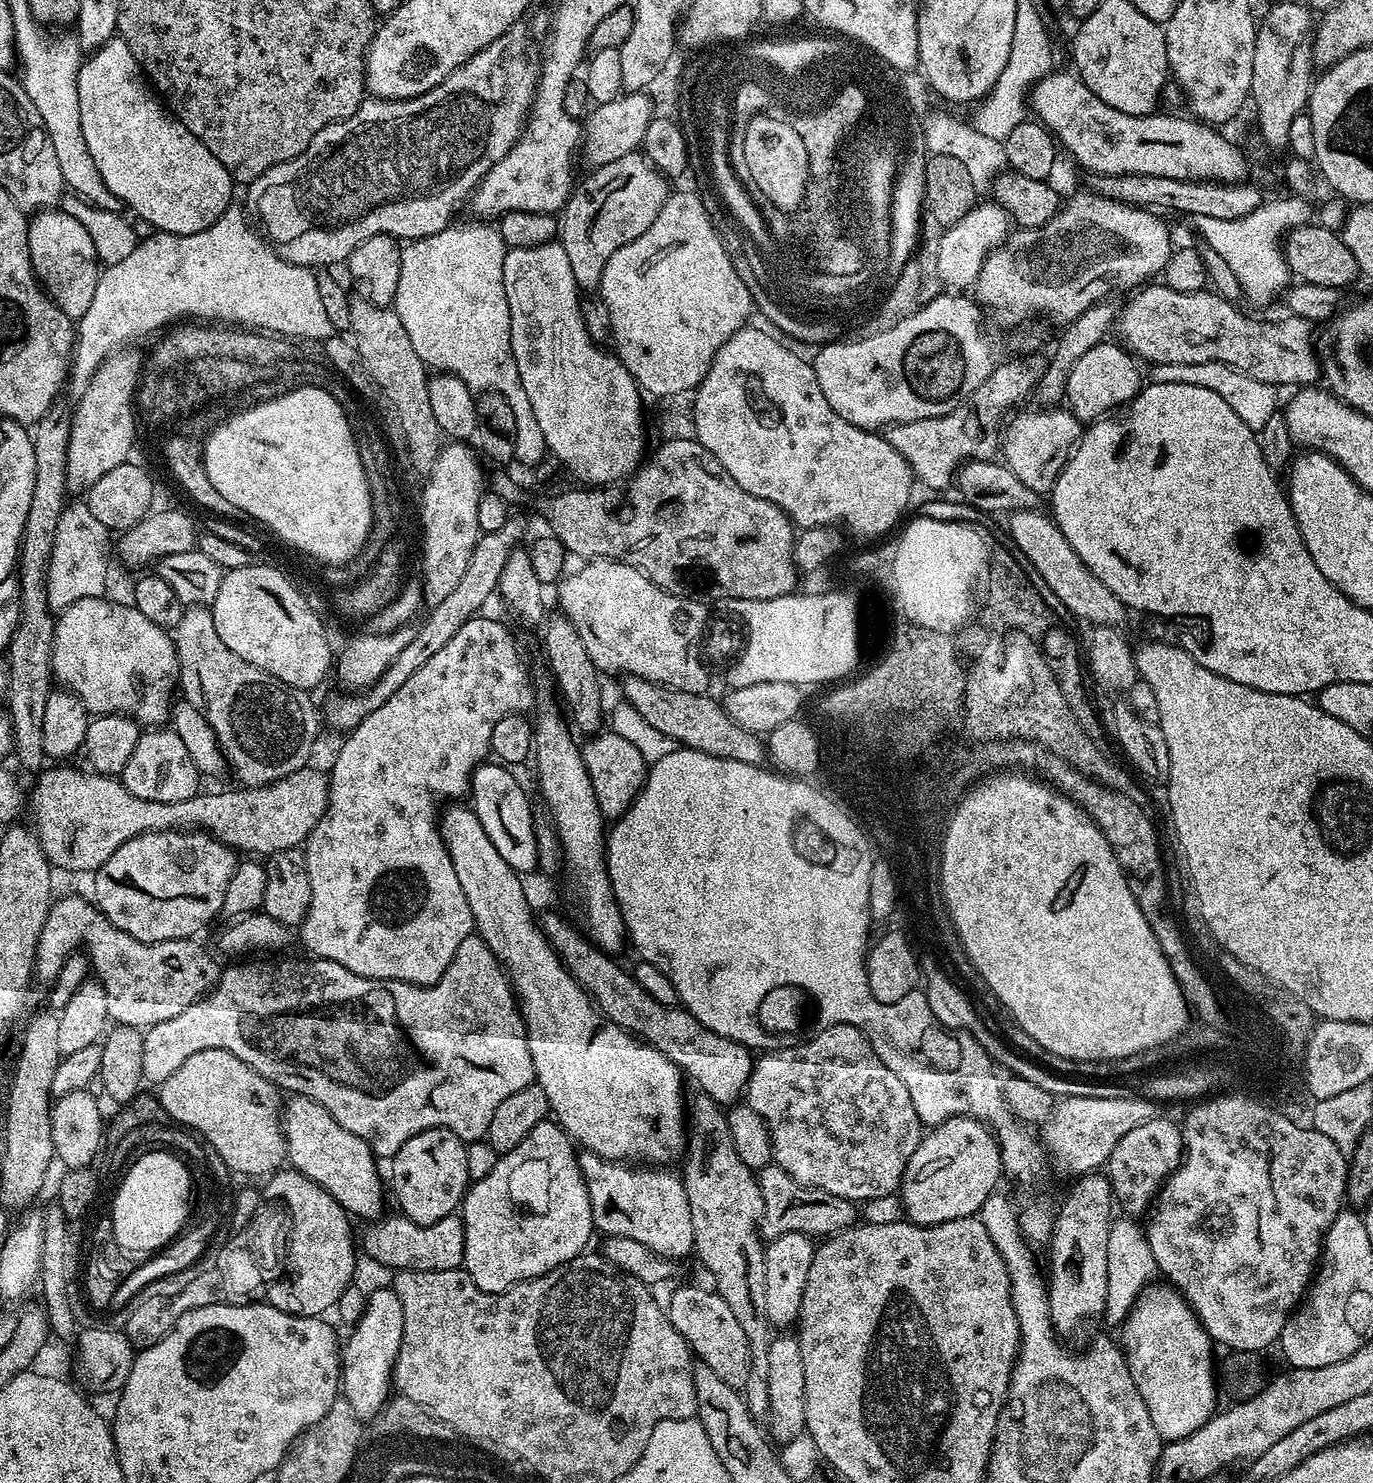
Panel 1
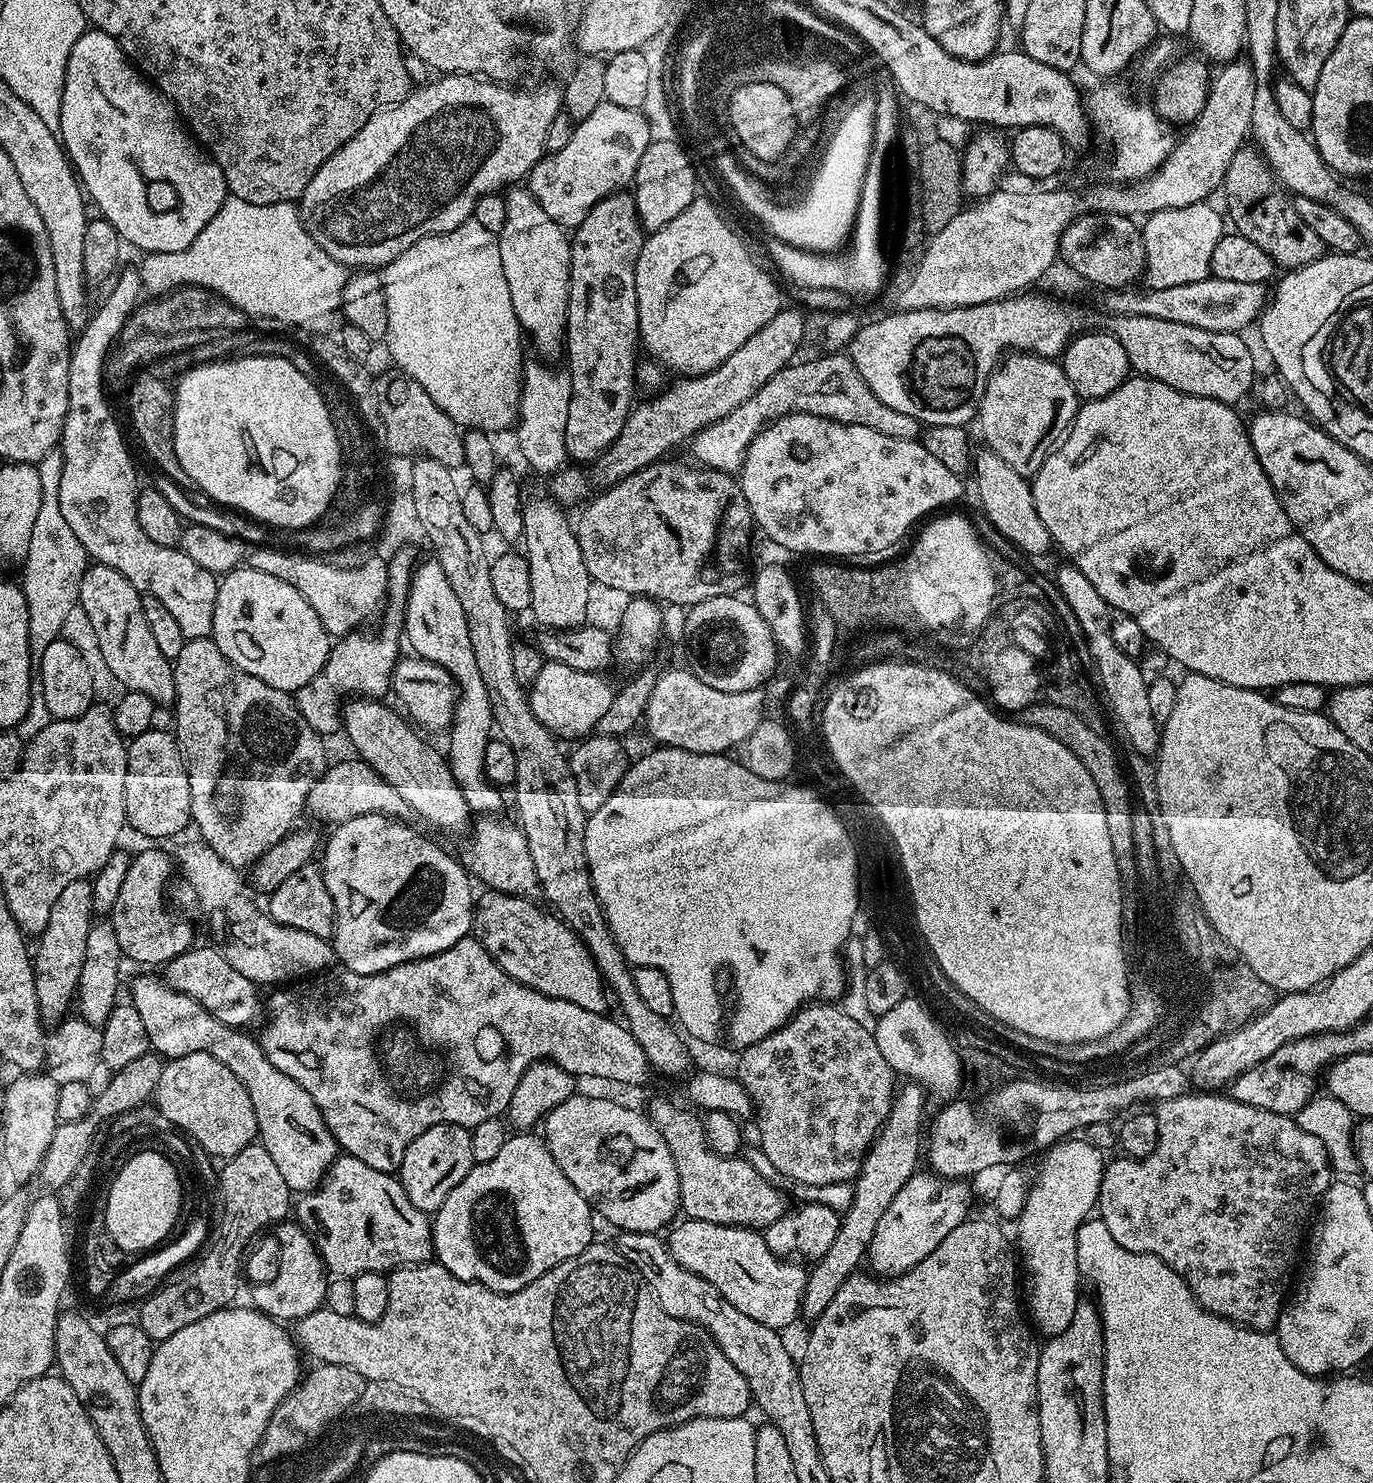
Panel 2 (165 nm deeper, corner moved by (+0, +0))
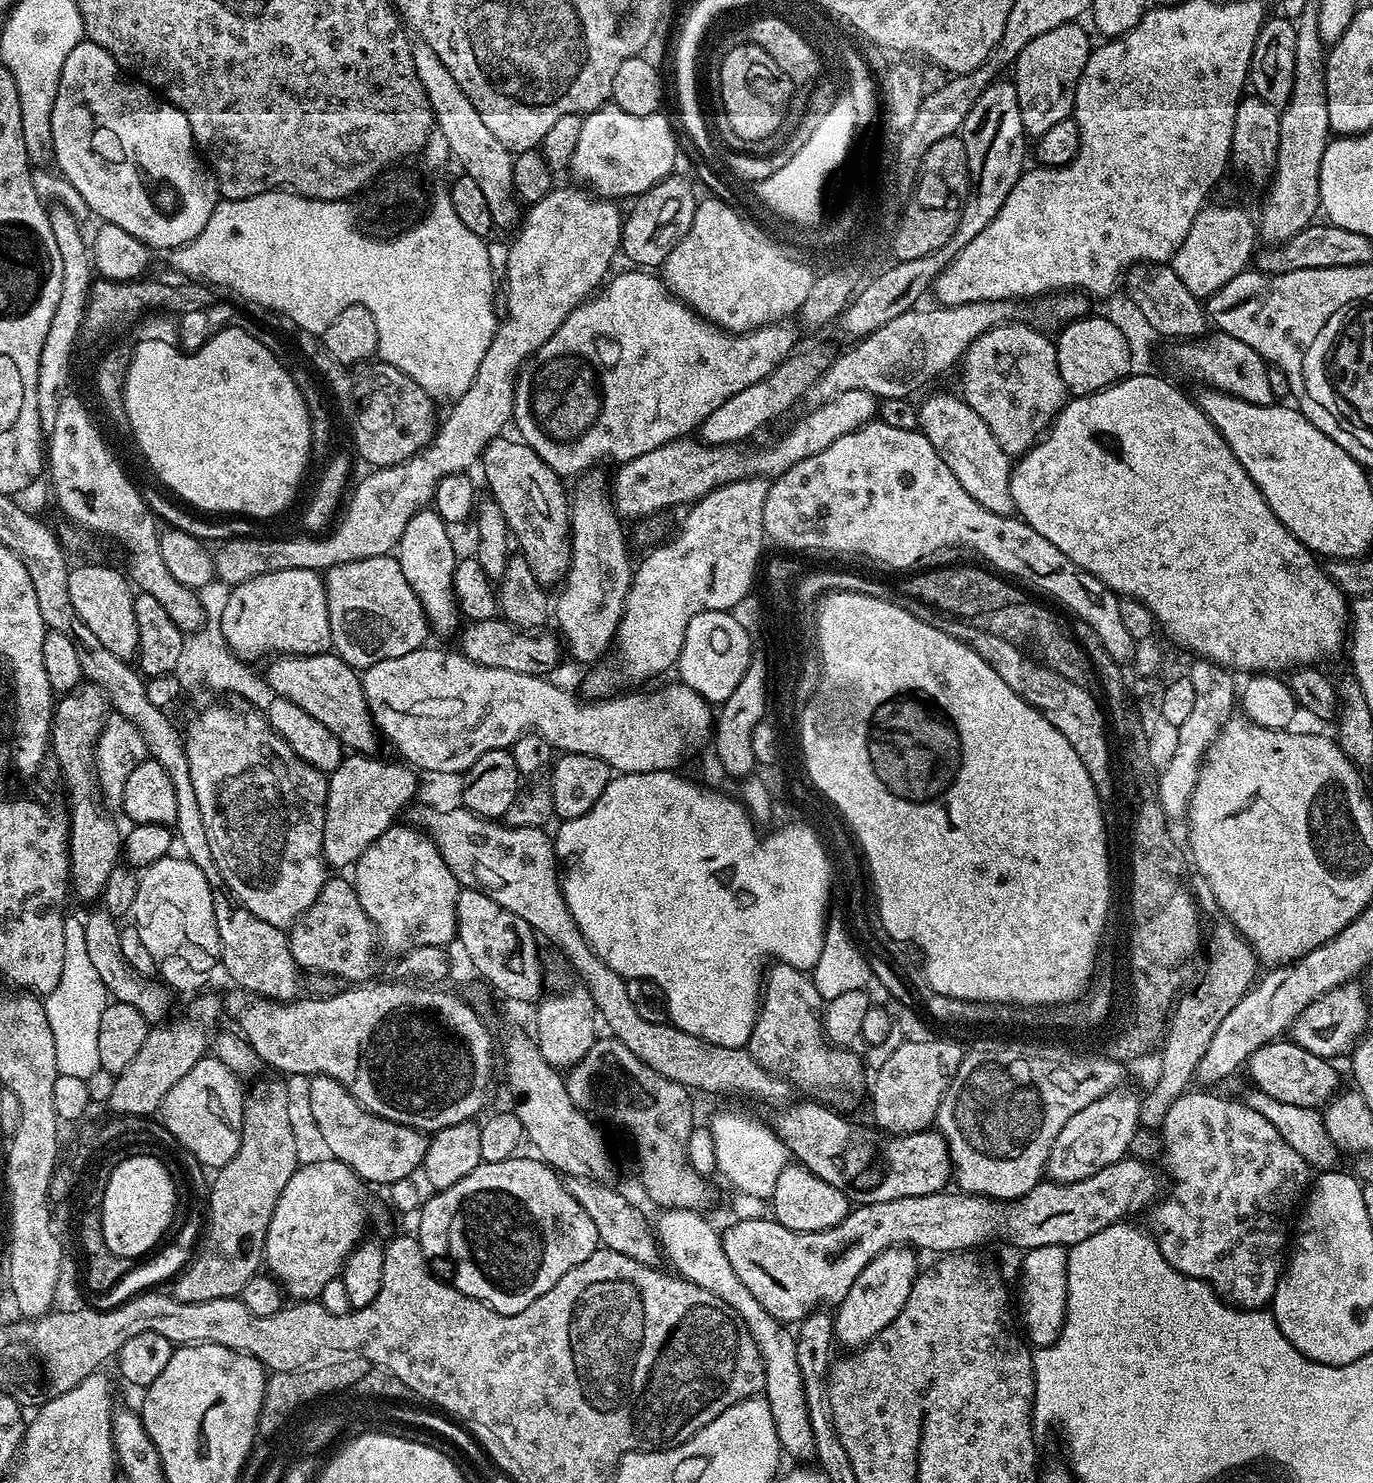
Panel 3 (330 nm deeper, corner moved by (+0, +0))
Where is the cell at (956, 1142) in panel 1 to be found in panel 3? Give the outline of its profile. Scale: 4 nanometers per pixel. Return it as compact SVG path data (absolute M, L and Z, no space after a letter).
M907 1246L882 1250L882 1254L878 1254L878 1258L874 1258L874 1262L870 1262L870 1266L866 1266L858 1278L854 1278L854 1286L846 1290L846 1298L835 1305L832 1321L835 1339L848 1347L845 1349L863 1348L886 1326L890 1326L894 1318L898 1318L906 1306L906 1298L910 1298L910 1290L918 1275L916 1256L917 1253Z

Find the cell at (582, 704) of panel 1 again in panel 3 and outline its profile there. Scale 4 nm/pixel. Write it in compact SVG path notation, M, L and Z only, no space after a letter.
M519 438L489 442L482 457L484 476L488 479L491 499L498 502L502 514L506 514L509 533L514 537L519 555L530 562L534 578L545 586L559 585L568 574L572 561L572 537L570 535L570 496L564 493L565 481L530 446Z

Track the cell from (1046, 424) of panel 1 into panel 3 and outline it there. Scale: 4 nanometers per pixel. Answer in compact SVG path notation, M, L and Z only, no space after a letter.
M1009 322L979 336L965 350L959 372L960 384L964 387L962 398L970 406L970 410L974 410L974 414L978 414L982 422L986 422L990 434L994 434L998 446L1002 446L1009 458L1019 458L1040 443L1070 396L1067 386L1062 382L1062 374L1058 374L1053 337L1026 322Z

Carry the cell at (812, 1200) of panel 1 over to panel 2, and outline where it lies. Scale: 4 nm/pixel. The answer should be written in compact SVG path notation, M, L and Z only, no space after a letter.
M668 1100L650 1101L648 1108L646 1107L646 1115L652 1121L652 1125L660 1131L662 1138L666 1138L666 1146L670 1146L670 1154L678 1170L680 1206L687 1219L763 1230L778 1222L778 1218L782 1218L790 1211L790 1203L788 1204L787 1198L784 1197L783 1190L775 1188L769 1177L758 1174L758 1170L754 1170L754 1166L743 1155L719 1156L708 1151L708 1143L704 1137L704 1121L699 1115L694 1116Z

